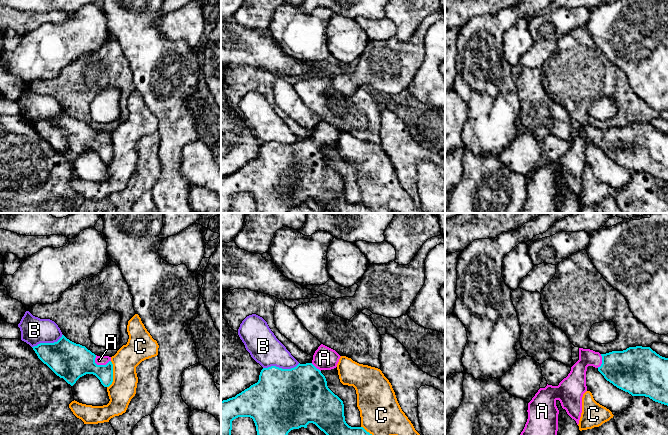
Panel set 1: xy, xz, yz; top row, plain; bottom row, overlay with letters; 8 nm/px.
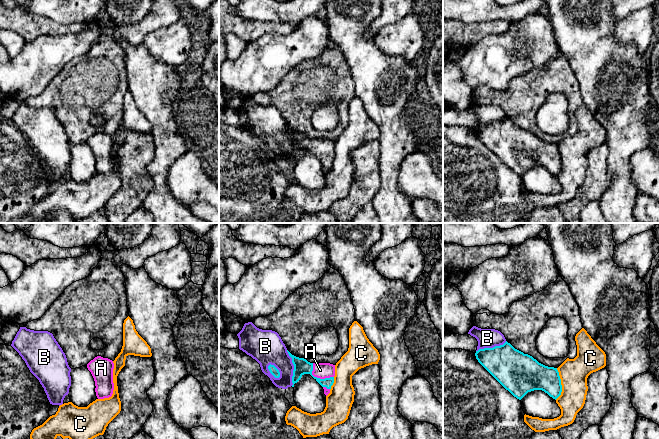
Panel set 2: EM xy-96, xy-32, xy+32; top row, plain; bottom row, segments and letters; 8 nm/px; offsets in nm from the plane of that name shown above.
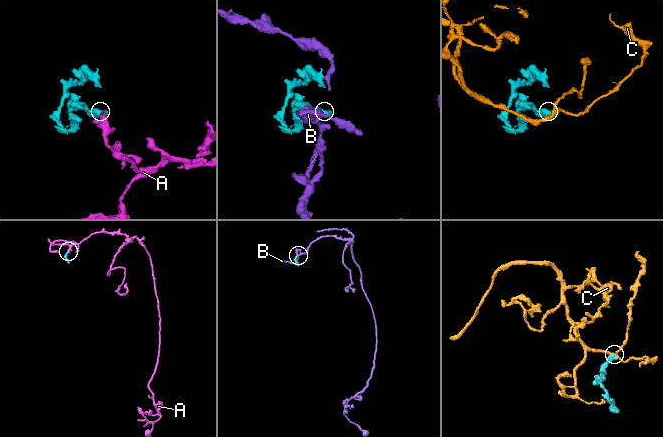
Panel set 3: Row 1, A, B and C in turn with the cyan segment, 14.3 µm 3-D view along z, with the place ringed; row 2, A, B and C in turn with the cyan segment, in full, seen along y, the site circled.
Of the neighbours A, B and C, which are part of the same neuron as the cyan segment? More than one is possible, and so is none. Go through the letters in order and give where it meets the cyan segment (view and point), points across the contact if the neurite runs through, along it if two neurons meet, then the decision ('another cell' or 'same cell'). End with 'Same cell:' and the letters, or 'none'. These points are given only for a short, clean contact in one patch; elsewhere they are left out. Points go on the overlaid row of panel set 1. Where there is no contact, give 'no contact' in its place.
A: xy (101, 365) | across xy (71, 361), (83, 361), (101, 365), (99, 360) | same cell
B: xz (281, 368) | another cell
C: xy (112, 374) | another cell
Same cell: A

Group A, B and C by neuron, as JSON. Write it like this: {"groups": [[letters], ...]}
{"groups": [["A"], ["B"], ["C"]]}

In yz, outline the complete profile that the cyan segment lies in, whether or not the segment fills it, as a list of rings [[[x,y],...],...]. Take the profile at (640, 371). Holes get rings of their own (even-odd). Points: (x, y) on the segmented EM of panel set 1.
[[[642,346],[606,354],[579,348],[579,360],[568,376],[558,386],[540,388],[528,403],[528,419],[520,435],[557,435],[557,400],[579,424],[588,366],[597,368],[607,381],[632,396],[649,397],[668,406],[668,358]]]

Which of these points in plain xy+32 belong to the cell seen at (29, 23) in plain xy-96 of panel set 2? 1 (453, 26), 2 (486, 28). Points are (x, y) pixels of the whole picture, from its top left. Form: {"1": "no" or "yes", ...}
{"1": "yes", "2": "yes"}

